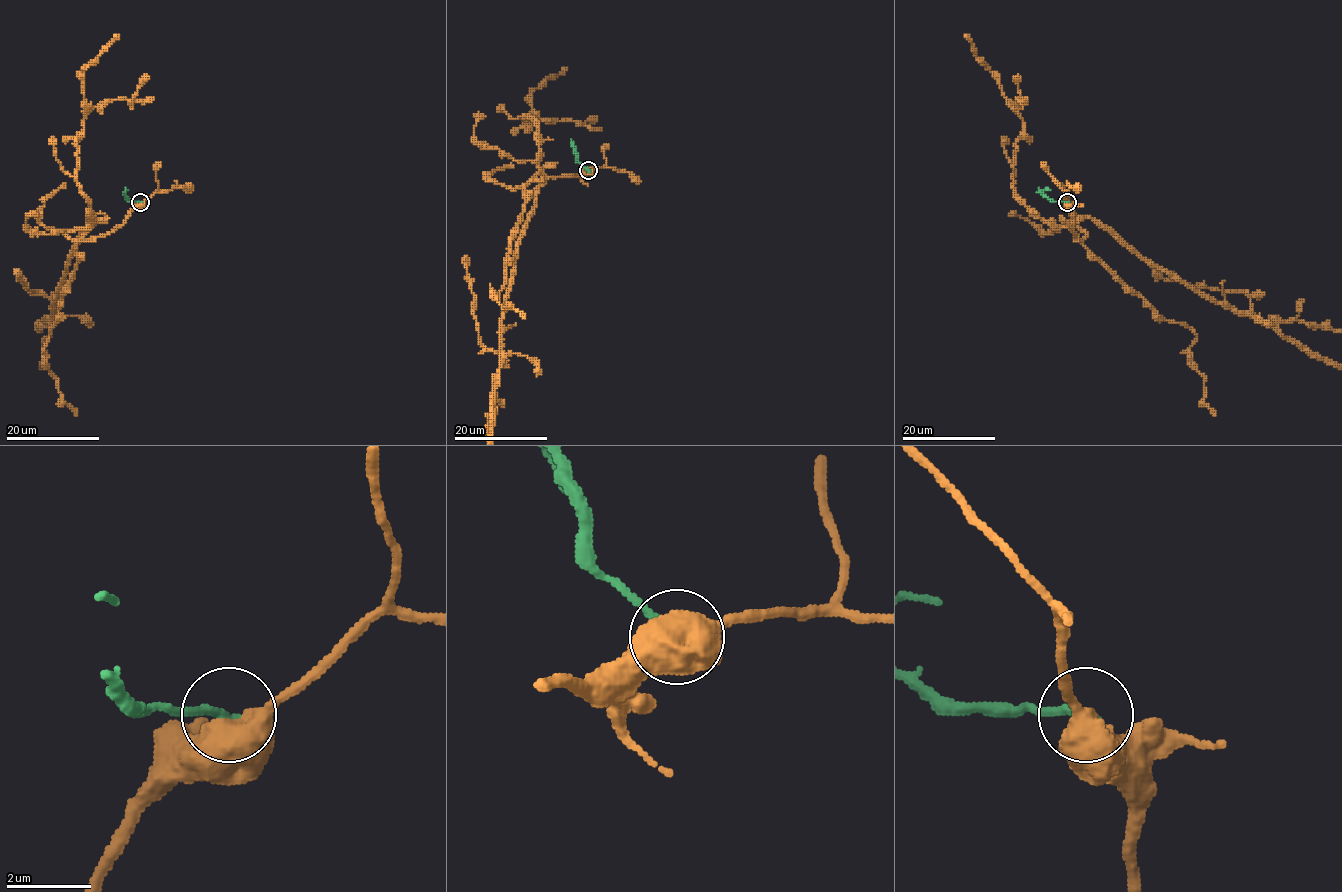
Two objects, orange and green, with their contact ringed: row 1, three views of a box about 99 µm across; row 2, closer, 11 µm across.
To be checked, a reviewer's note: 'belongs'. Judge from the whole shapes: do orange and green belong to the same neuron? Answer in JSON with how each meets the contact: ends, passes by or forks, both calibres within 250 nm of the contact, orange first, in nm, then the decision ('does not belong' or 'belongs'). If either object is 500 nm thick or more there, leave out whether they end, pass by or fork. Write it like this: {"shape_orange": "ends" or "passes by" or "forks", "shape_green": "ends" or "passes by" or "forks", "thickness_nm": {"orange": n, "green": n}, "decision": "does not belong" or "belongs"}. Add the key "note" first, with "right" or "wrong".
{"note": "wrong", "thickness_nm": {"orange": 600, "green": 190}, "decision": "does not belong"}

